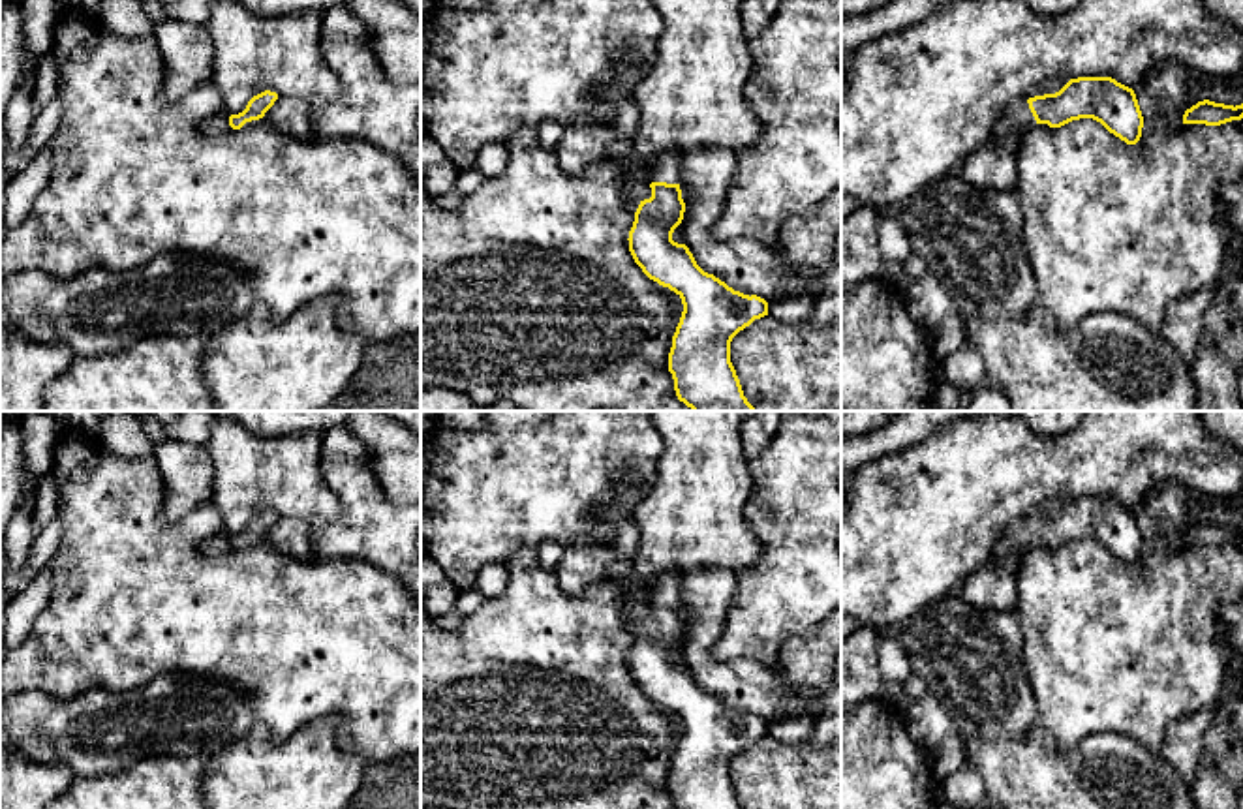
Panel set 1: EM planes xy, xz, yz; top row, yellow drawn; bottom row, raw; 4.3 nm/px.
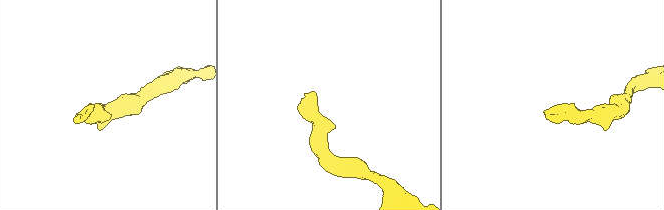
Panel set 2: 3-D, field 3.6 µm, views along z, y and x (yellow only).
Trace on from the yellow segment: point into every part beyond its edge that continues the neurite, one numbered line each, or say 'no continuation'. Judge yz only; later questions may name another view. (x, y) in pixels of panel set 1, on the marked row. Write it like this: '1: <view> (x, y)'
1: yz (1018, 119)

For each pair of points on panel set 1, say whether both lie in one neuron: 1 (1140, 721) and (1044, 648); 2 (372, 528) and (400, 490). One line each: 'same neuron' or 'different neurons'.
1: same neuron
2: different neurons

